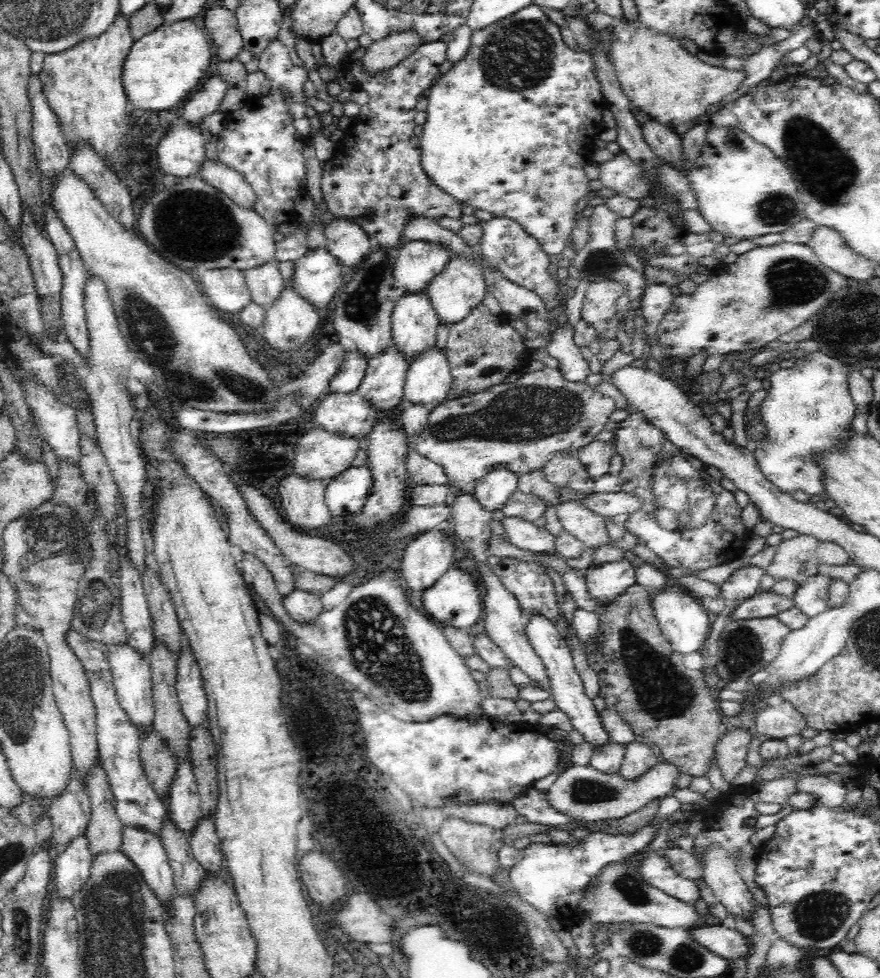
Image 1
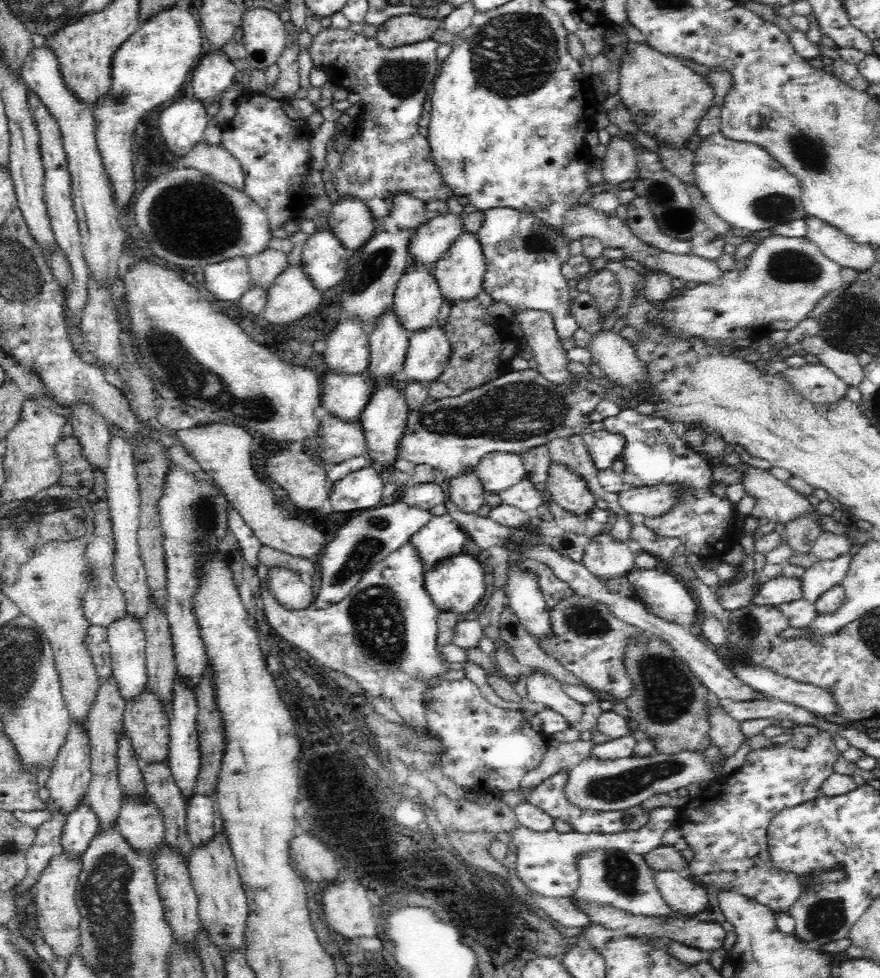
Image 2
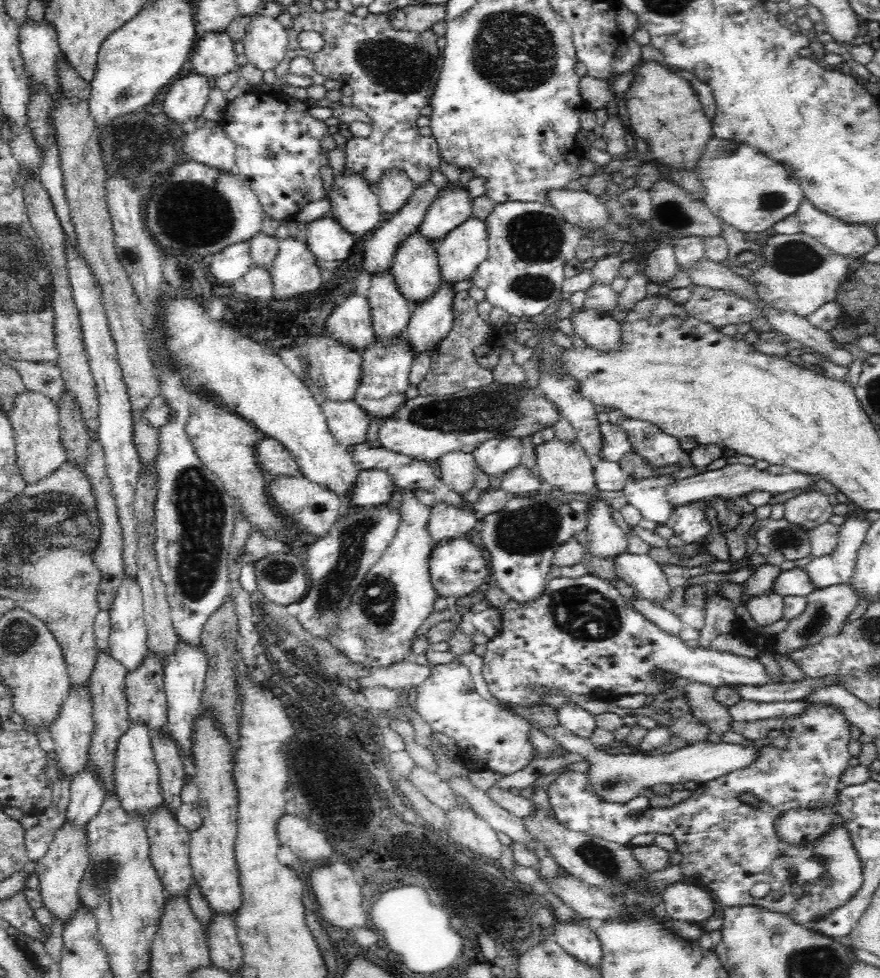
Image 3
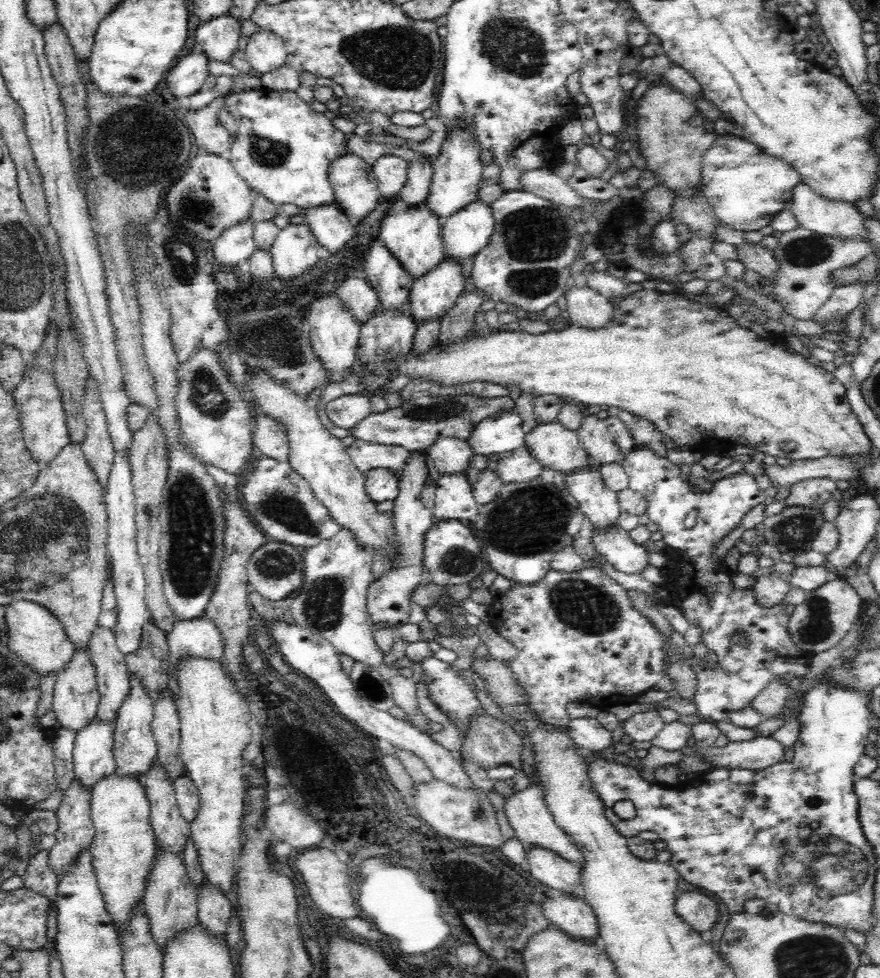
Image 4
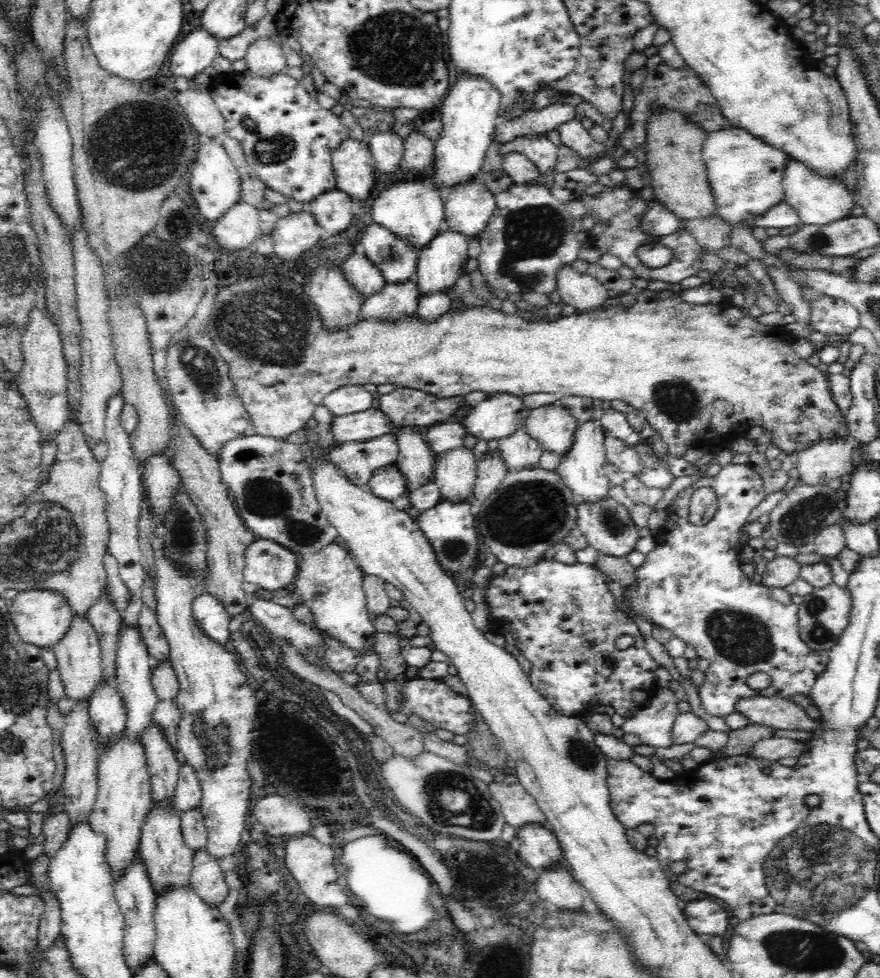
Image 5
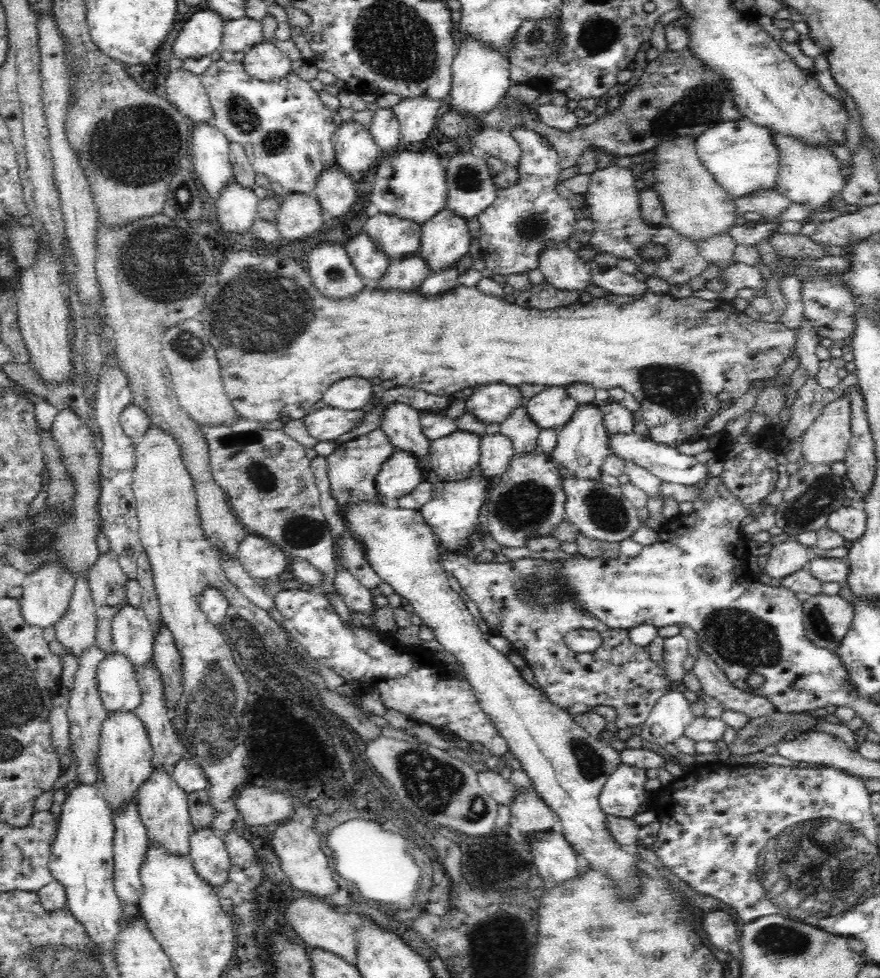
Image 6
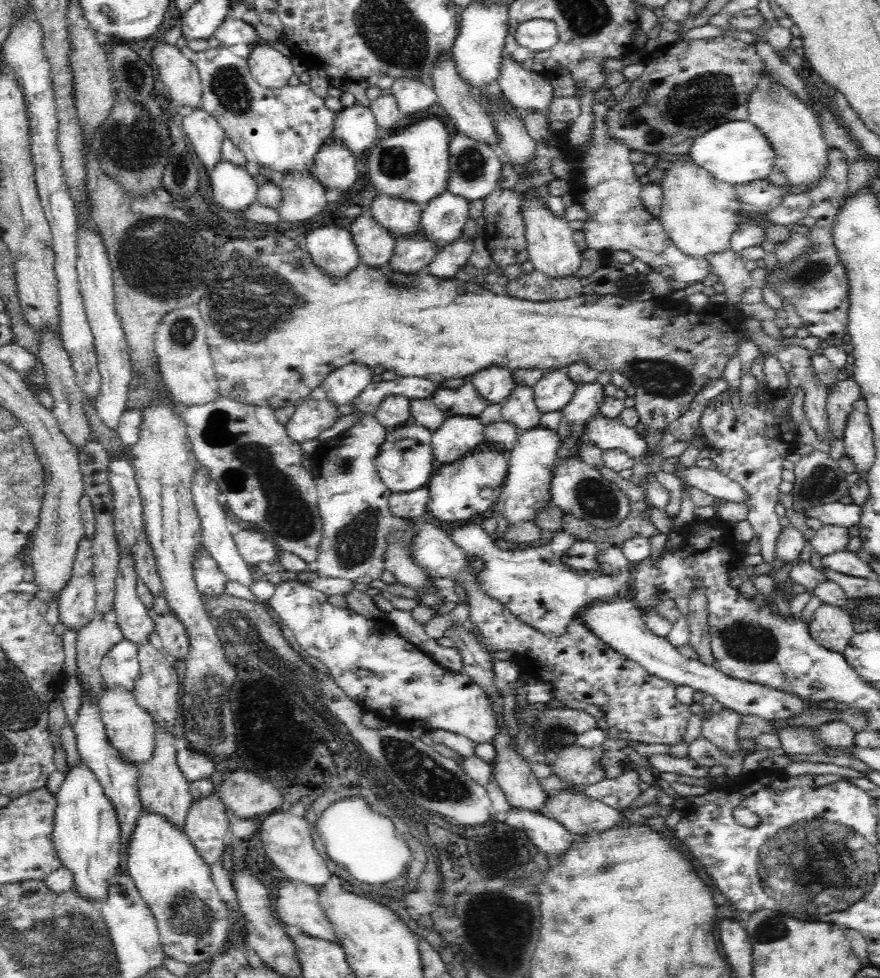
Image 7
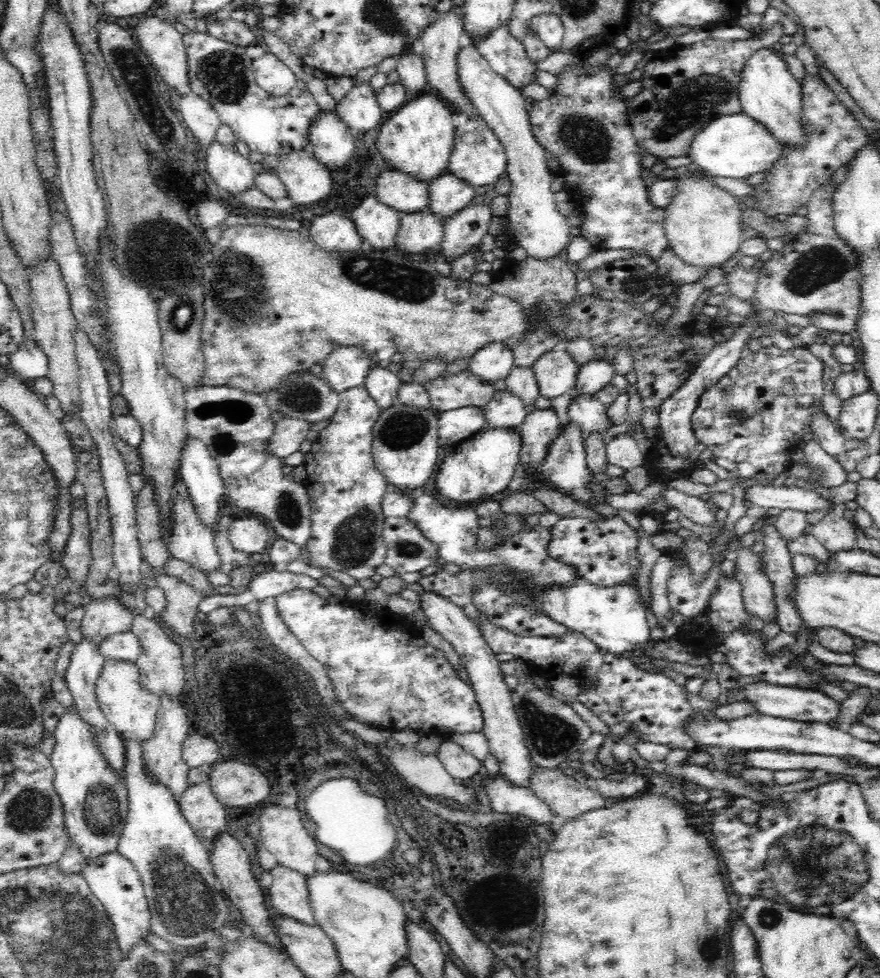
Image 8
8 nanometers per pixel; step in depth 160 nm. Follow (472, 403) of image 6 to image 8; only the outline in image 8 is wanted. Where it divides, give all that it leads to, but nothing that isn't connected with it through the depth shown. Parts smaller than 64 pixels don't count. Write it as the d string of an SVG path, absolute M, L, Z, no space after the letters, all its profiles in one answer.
M488 344L474 354L469 370L479 377L479 380L492 381L506 380L514 366L514 349L505 348L501 344Z

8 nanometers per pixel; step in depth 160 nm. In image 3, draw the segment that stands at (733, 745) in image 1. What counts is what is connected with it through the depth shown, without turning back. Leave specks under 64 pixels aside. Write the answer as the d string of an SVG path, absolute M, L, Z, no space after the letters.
M689 680L684 682L682 691L691 704L692 715L696 716L698 721L705 723L711 732L716 732L722 737L732 730L730 722L734 720L728 708L714 701L715 687Z

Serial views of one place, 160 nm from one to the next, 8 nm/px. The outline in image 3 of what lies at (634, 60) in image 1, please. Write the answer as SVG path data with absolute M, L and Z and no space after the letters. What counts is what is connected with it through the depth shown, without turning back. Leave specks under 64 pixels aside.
M641 59L641 63L631 75L629 88L623 95L634 136L645 140L653 162L668 169L684 167L687 170L695 170L708 140L713 137L713 126L712 121L706 116L703 106L700 104L694 86L691 86L691 83L686 82L684 78L676 76L674 72L670 72L668 68L656 64L656 61Z

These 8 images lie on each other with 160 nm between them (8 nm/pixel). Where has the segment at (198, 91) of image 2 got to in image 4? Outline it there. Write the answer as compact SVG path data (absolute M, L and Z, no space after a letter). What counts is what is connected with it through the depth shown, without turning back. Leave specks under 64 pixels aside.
M228 12L214 21L201 22L195 32L196 47L200 48L208 60L231 62L240 38L242 24Z

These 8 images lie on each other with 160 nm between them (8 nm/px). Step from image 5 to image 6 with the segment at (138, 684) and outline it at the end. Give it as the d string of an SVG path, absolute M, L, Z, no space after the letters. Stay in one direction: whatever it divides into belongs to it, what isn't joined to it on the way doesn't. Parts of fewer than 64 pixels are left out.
M126 600L123 608L115 614L111 627L116 651L132 661L137 674L139 666L143 667L152 660L155 644L154 631L144 609L132 606Z

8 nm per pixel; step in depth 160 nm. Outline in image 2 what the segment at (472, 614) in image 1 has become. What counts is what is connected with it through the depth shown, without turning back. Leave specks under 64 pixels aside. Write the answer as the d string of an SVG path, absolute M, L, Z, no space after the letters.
M462 552L455 557L447 558L435 568L425 571L424 588L438 609L450 610L450 612L468 612L480 602L480 598L486 590L484 570L475 556Z

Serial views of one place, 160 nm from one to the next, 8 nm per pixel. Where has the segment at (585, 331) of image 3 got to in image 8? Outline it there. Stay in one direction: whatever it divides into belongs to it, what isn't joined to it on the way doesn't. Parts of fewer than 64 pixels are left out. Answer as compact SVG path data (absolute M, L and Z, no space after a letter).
M463 43L459 47L457 61L458 78L466 98L469 98L476 114L496 134L500 144L504 145L508 159L505 173L510 172L507 177L511 180L511 189L507 194L508 234L512 236L513 242L526 249L528 257L540 262L552 261L567 248L574 232L554 203L554 192L550 189L554 173L546 167L547 150L531 129L525 96L520 89L496 74L490 63L472 45Z

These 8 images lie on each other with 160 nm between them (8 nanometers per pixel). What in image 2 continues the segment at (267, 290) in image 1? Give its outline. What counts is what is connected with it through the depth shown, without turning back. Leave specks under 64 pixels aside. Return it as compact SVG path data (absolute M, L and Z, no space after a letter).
M268 247L258 257L247 260L249 274L257 289L268 290L276 284L275 278L286 270L287 255Z

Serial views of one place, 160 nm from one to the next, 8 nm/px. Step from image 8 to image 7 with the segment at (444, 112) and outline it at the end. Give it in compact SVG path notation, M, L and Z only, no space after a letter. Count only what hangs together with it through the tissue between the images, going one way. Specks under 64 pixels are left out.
M426 113L412 121L402 122L390 134L382 136L367 153L372 184L380 196L390 196L426 207L447 188L449 173L449 141L451 134L438 115Z

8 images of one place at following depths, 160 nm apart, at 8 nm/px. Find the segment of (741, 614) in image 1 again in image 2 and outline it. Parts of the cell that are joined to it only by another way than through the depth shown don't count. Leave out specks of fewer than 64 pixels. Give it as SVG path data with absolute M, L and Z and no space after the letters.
M778 576L761 583L749 604L756 605L757 608L772 608L798 599L802 599L800 578Z

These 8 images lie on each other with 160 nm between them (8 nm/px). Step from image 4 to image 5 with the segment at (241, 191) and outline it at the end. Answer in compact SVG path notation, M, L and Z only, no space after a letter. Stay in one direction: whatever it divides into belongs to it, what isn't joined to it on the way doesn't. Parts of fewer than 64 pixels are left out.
M220 138L198 144L196 160L198 162L194 162L192 178L190 178L190 190L194 202L206 220L218 222L228 209L234 208L241 200L241 182L237 166L232 162Z

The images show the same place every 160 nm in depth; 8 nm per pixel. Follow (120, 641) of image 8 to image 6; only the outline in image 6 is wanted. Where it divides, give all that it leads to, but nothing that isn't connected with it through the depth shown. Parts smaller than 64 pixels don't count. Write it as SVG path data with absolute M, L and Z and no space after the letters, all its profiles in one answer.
M115 651L98 665L96 682L100 689L103 709L109 715L132 713L141 703L141 690L137 683L132 661Z

